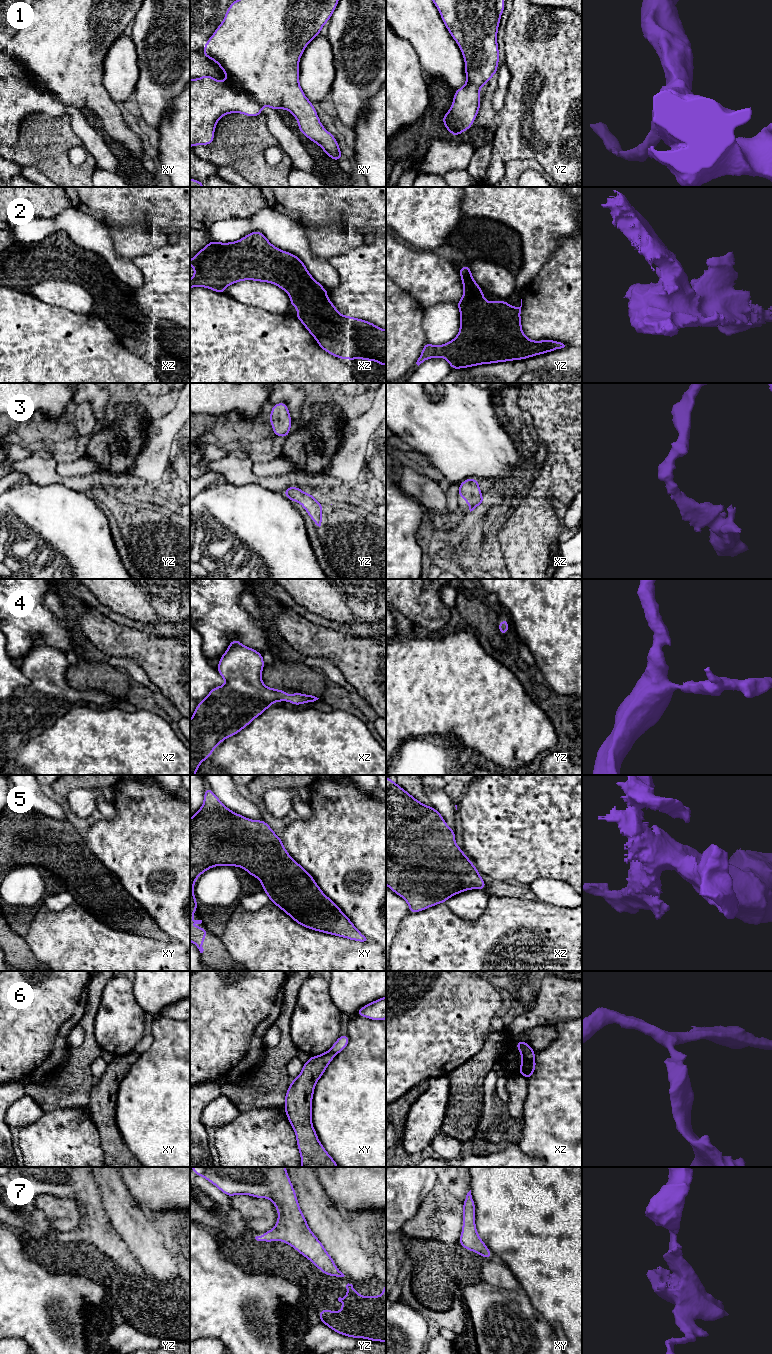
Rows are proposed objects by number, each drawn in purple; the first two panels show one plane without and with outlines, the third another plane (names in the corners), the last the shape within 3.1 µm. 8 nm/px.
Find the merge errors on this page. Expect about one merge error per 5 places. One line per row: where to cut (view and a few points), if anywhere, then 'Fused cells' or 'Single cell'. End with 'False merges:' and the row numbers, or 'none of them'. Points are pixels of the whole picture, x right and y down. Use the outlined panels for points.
1: No split. Single cell
2: No split. Single cell
3: No split. Single cell
4: No split. Single cell
5: No split. Single cell
6: Split along xz (534, 1058), (523, 1074). Fused cells
7: No split. Single cell
False merges: 6

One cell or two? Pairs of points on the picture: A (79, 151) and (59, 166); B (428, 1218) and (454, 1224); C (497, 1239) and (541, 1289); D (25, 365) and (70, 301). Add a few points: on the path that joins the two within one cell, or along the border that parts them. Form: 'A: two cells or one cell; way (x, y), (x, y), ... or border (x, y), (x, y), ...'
A: two cells; border (88, 153), (79, 164), (73, 164), (67, 156)
B: one cell; way (434, 1218), (440, 1218), (448, 1224)
C: one cell; way (509, 1251), (533, 1276)
D: two cells; border (43, 301), (66, 307), (72, 311), (89, 313)

